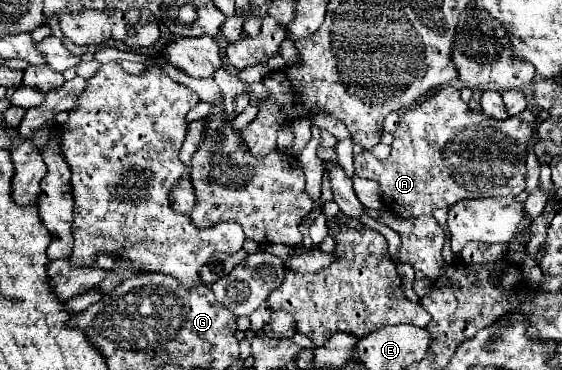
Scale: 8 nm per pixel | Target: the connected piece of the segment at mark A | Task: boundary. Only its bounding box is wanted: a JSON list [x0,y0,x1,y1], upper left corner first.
[354,85,536,239]

